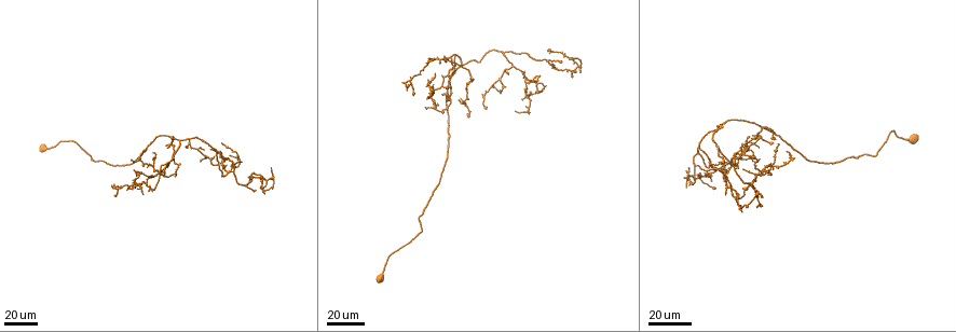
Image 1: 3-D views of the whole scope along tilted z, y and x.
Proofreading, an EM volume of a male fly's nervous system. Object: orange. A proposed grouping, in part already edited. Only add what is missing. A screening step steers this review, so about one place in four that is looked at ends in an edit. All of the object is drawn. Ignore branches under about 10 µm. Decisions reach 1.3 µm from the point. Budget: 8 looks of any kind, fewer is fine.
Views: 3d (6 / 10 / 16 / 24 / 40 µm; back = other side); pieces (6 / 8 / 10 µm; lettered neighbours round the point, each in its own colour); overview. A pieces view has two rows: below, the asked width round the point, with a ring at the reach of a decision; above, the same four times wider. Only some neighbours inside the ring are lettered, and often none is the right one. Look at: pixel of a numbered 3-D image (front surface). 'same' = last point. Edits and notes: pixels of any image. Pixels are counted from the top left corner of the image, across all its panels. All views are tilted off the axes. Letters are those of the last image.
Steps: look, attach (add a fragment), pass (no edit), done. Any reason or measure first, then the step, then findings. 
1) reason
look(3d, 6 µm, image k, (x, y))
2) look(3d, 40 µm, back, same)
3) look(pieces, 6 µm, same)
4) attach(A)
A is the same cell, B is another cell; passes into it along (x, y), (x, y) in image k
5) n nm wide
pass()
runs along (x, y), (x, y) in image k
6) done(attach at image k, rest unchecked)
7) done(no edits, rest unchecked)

branch stops here
look(3d, 24 µm, image 1, (687, 178))

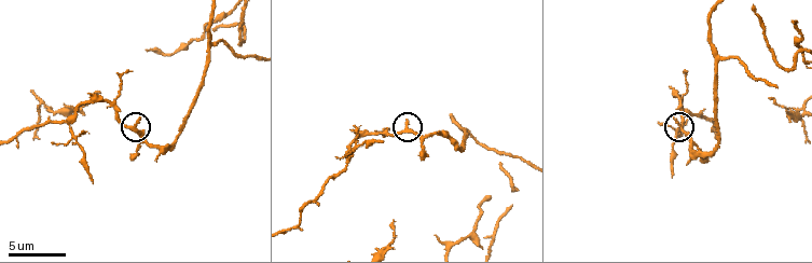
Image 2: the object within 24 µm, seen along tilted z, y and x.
see the neighbours
look(pieces, 6 µm, image 2, (407, 121))

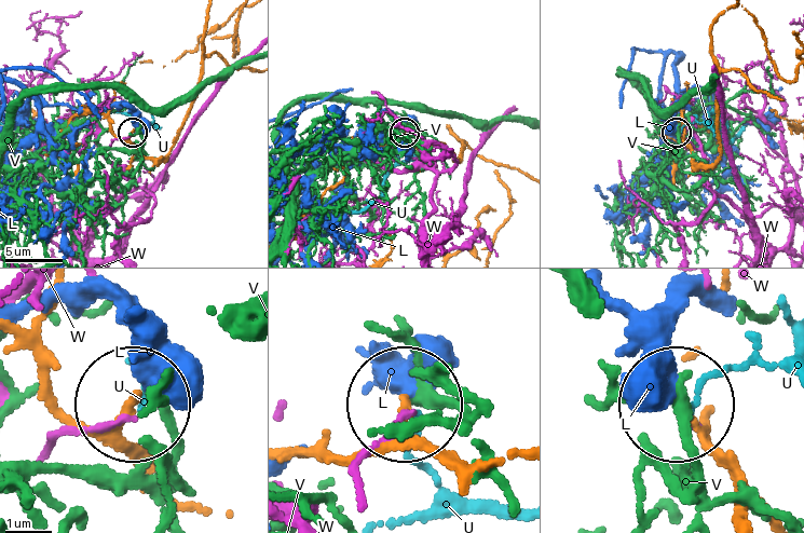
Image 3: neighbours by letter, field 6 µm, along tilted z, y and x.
pass()
L, U, V and W are other cells; runs along (477, 463), (440, 452), (402, 405) in image 3; no lettered fragment goes on from it

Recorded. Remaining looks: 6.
branch stops here
look(3d, 10 µm, image 2, (706, 158))

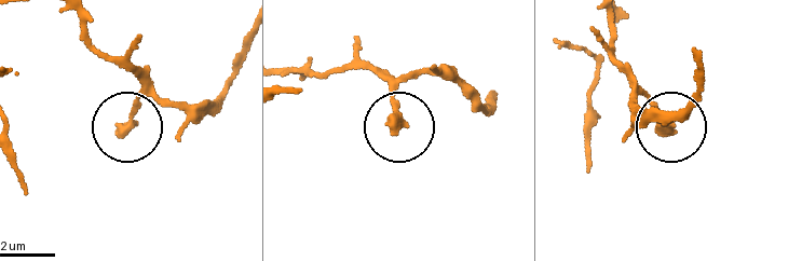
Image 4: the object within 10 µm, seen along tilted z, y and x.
look(pieces, 10 µm, image 4, (120, 132))

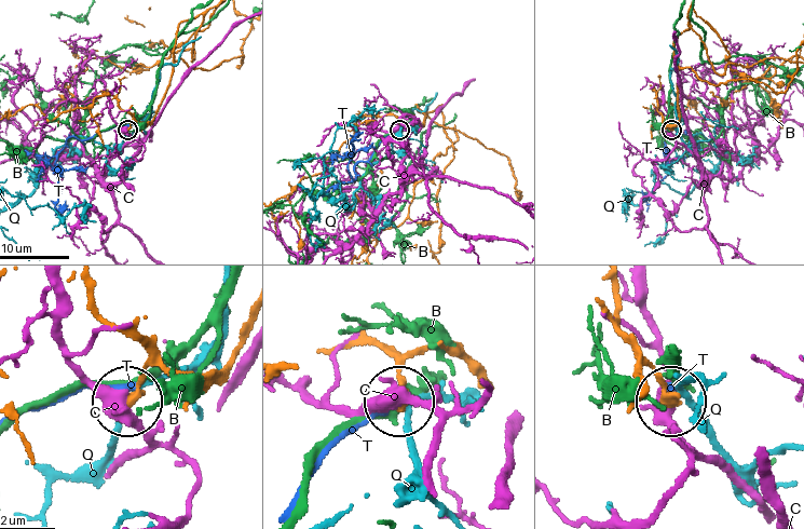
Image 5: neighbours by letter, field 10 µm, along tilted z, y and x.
pass()
B, C, Q and T are other cells; none of them fits

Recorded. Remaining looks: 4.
an open end
look(3d, 24 µm, image 1, (717, 187))

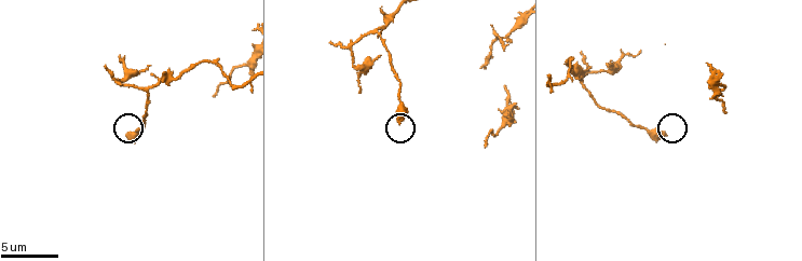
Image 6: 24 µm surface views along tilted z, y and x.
look(pieces, 8 µm, image 6, (399, 121))

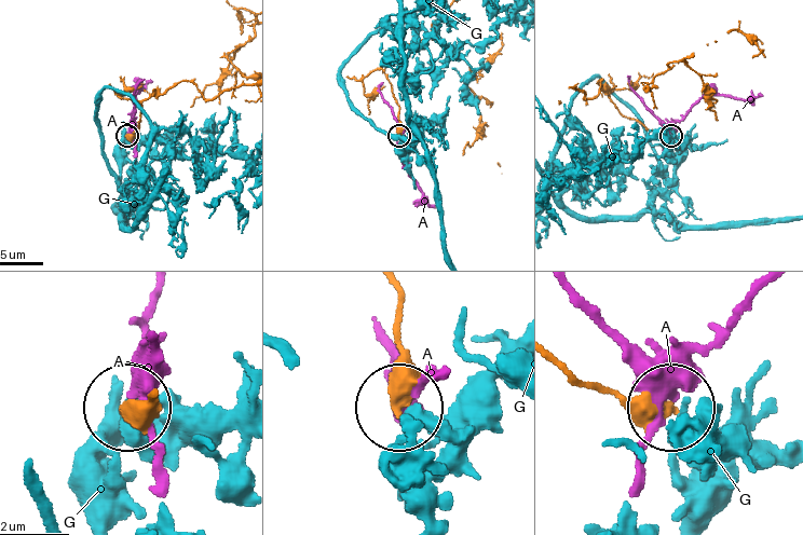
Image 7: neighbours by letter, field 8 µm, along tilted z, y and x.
pass()
A and G are other cells; runs along (553, 361), (626, 398), (671, 405) in image 7; none of them fits

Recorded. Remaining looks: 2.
free end
look(3d, 40 µm, image 1, (562, 62))

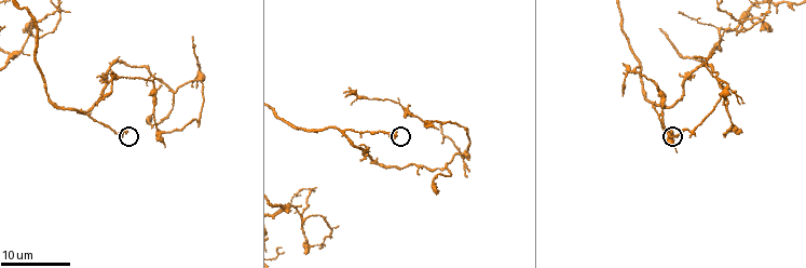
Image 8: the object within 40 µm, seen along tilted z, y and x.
see the neighbours
look(pieces, 10 µm, image 8, (126, 133))

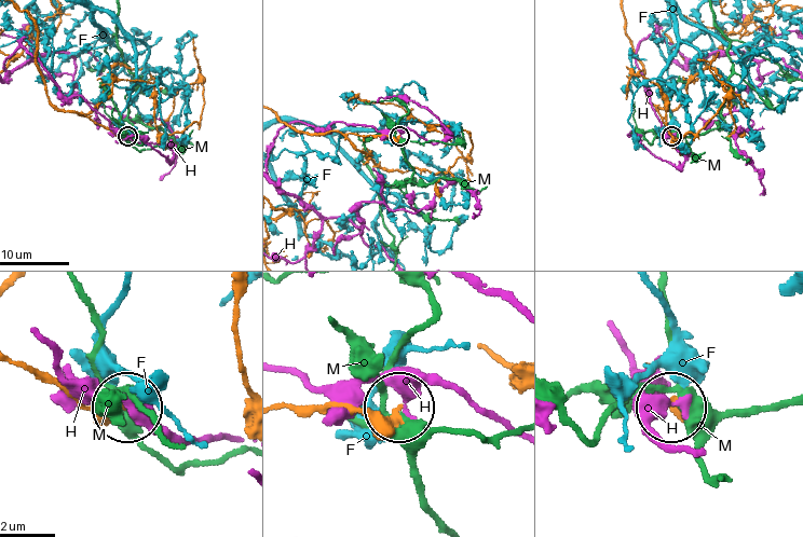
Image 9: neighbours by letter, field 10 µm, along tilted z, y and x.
190 nm wide
pass()
F, H and M are other cells; runs along (298, 132), (399, 135) in image 9; none of them fits

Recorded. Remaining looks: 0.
done(no edits, rest unchecked)

